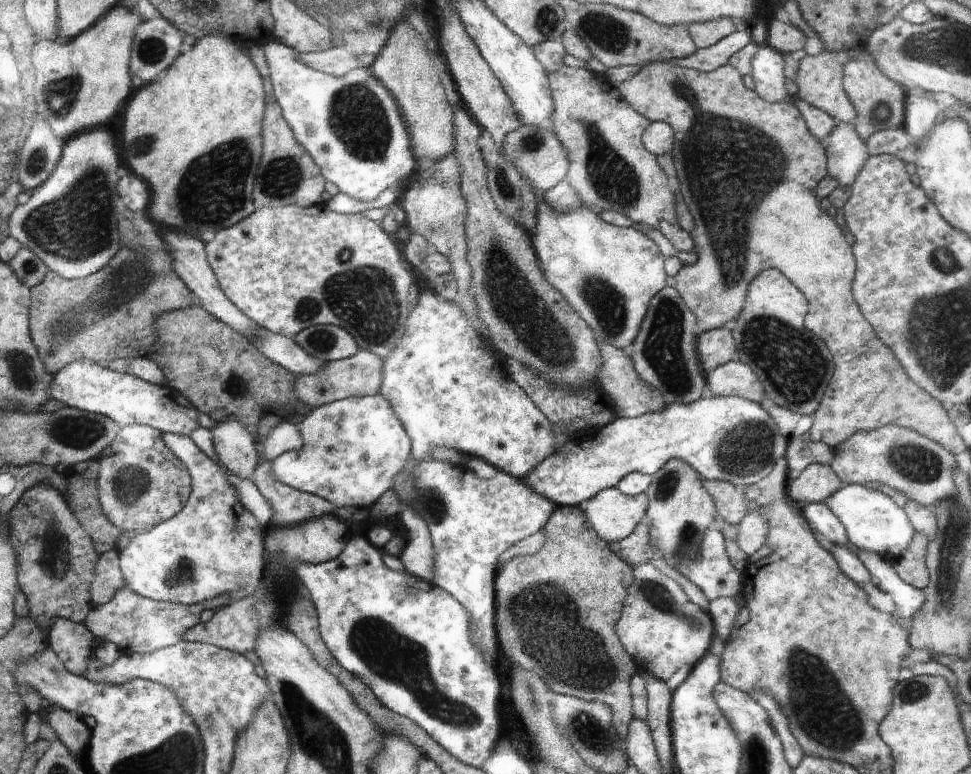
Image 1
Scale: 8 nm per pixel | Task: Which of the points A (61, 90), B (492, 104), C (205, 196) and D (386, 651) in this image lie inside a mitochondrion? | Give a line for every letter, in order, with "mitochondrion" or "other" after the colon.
A: mitochondrion
B: other
C: mitochondrion
D: mitochondrion

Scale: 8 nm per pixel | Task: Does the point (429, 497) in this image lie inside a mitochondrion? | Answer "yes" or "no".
yes

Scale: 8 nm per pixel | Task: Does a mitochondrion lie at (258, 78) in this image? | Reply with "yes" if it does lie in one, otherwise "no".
no

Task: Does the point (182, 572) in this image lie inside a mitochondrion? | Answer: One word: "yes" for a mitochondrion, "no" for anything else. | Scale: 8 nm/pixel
yes

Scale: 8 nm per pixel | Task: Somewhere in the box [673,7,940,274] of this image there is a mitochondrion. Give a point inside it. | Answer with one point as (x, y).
(882, 112)

